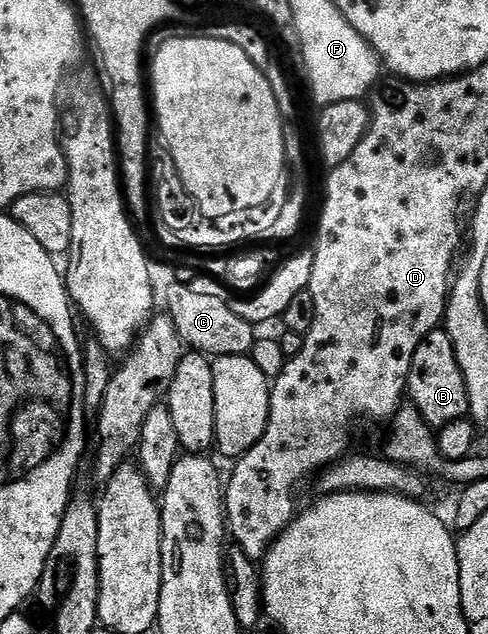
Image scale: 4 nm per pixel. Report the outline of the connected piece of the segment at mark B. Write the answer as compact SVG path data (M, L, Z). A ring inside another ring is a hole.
M443 328L434 330L414 351L414 363L410 363L407 396L411 404L422 415L422 419L433 430L440 430L444 425L462 421L468 417L468 400L466 399L466 379L462 379L462 367L454 359L454 343L450 343Z

